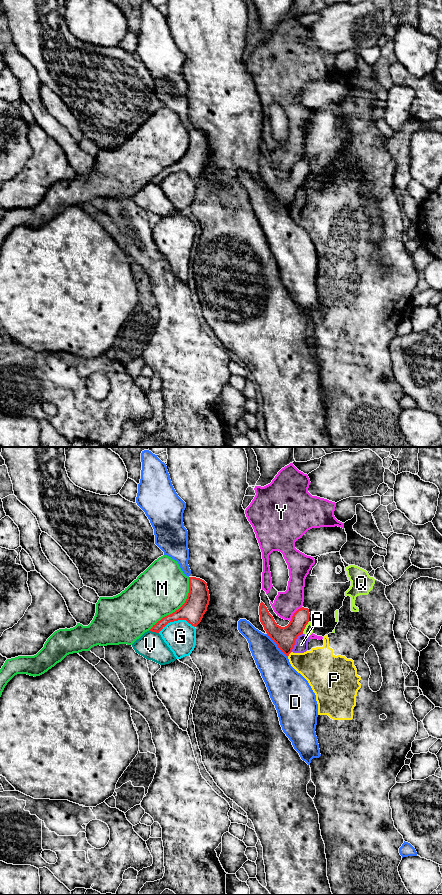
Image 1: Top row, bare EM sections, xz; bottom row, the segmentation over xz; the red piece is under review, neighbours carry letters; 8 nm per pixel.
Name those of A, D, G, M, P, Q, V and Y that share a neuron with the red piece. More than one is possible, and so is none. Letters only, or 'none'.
none

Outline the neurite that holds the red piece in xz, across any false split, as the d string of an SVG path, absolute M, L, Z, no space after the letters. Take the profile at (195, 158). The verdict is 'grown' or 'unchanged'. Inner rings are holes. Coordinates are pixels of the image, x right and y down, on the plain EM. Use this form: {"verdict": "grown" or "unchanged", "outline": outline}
{"verdict": "unchanged", "outline": "M189 129L189 145L185 155L175 164L163 169L149 182L159 185L168 175L186 172L196 179L207 163L210 147L207 135L196 129Z"}

